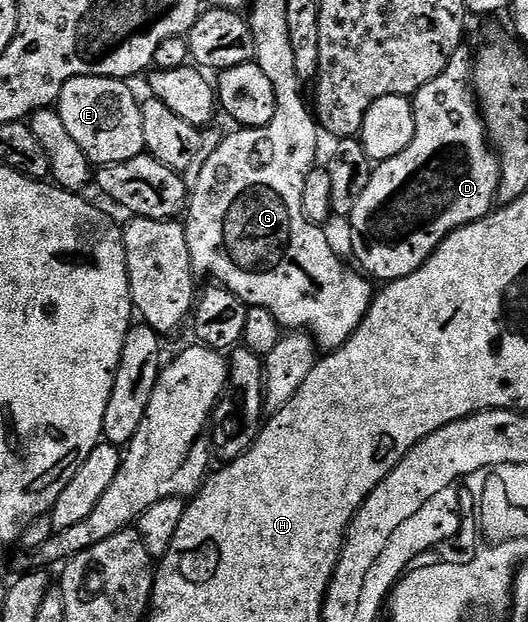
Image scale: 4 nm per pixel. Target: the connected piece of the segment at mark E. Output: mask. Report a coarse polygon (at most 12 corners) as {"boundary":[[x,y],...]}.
{"boundary":[[73,77],[57,110],[93,165],[144,154],[122,79]]}

